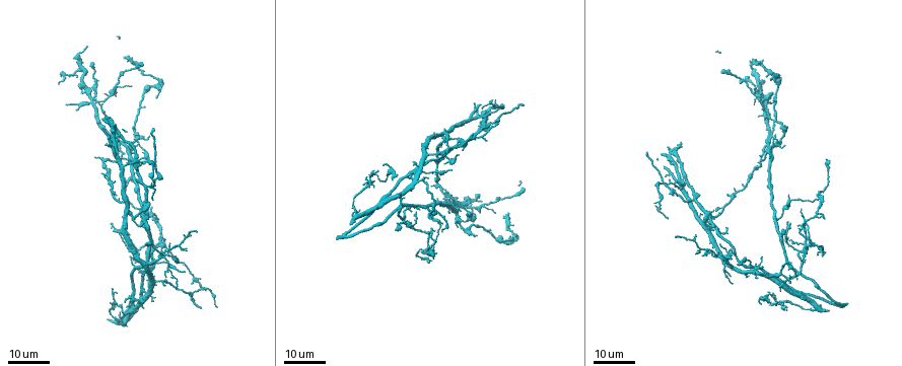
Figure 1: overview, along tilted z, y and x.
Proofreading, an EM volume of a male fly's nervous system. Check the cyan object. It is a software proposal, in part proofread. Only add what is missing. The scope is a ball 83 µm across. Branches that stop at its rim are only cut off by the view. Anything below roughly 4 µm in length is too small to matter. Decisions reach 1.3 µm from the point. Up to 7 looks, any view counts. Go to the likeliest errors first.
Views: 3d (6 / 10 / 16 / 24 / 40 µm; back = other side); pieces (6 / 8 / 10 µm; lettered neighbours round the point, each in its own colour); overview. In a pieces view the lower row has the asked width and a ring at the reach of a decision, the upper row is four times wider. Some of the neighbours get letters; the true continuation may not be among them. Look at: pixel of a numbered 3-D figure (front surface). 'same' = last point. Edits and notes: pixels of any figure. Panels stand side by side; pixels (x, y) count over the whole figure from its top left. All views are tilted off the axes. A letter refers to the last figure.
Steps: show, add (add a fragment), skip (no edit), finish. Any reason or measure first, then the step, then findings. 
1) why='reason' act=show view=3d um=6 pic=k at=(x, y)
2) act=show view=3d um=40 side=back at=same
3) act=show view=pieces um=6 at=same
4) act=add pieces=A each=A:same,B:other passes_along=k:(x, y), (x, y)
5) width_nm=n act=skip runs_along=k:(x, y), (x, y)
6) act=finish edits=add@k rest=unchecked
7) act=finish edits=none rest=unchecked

why='branch stops here' act=show view=3d um=16 pic=1 at=(431, 217)

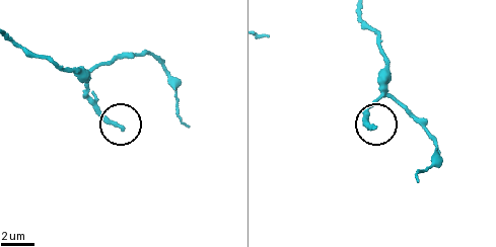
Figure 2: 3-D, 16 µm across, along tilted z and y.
act=show view=3d um=10 pic=2 at=(120, 128)

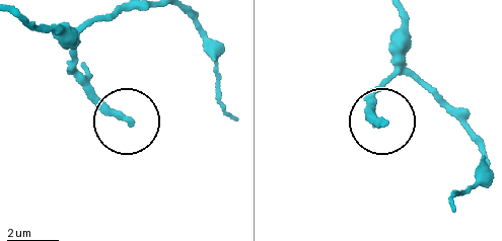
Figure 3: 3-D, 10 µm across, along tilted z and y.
act=show view=pieces um=6 pic=3 at=(384, 122)

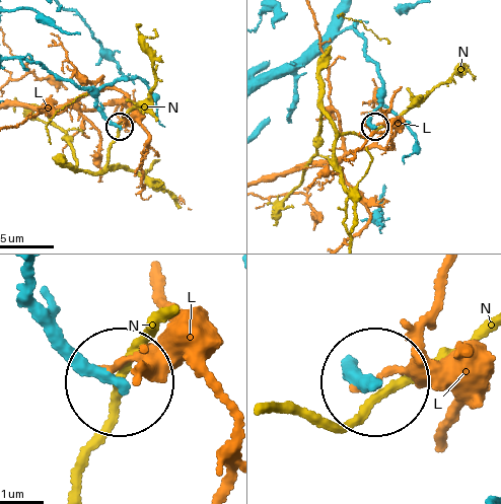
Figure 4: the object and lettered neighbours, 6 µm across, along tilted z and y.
width_nm=230 act=skip each=L:other,N:other runs_along=4:(311, 54), (346, 29), (363, 40), (382, 86), (375, 127) found='none of them fits'

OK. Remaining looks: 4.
why='branch stops here' act=show view=3d um=24 pic=1 at=(452, 169)

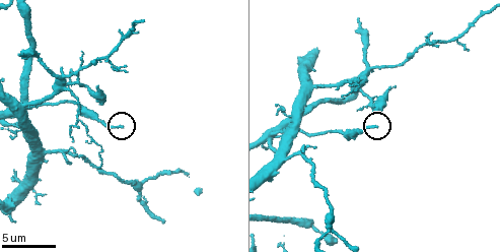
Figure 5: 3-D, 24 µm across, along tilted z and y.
why='see the neighbours' act=show view=pieces um=6 pic=5 at=(378, 125)

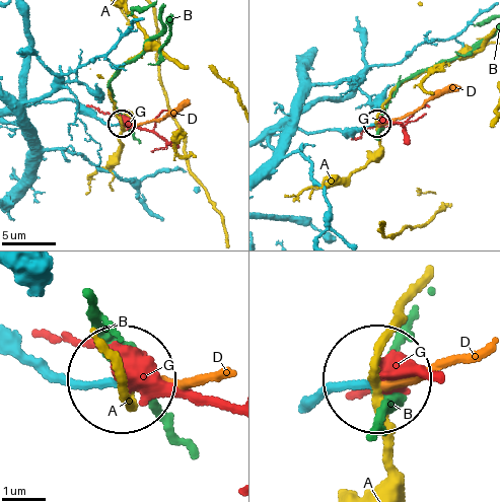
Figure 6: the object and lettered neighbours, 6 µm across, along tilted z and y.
act=add pieces=D each=A:other,B:other,D:same,G:other found='the neuron continues'

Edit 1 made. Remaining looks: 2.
why='tapers out' act=show view=3d um=16 pic=1 at=(786, 237)

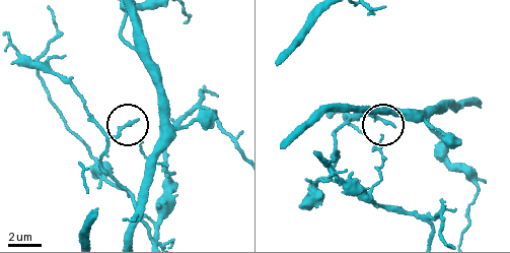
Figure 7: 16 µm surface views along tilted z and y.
act=show view=pieces um=6 pic=7 at=(136, 122)

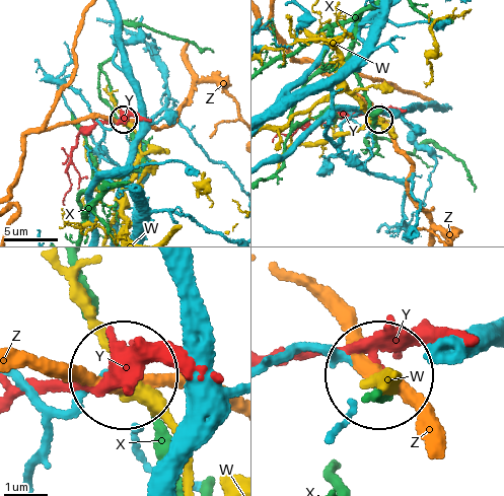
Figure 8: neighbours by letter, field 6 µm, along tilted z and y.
width_nm=190 act=skip each=W:other,X:other,Y:other,Z:other found='no lettered fragment goes on from it'

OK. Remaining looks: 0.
act=finish edits=add@6 rest=unchecked

